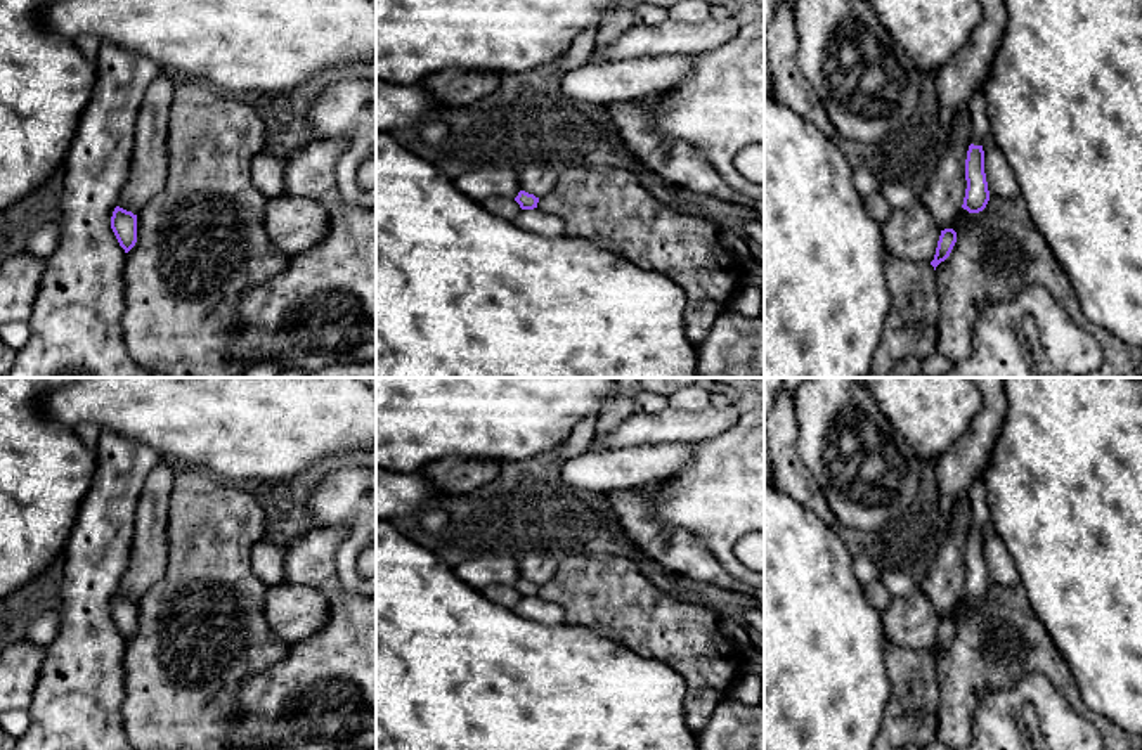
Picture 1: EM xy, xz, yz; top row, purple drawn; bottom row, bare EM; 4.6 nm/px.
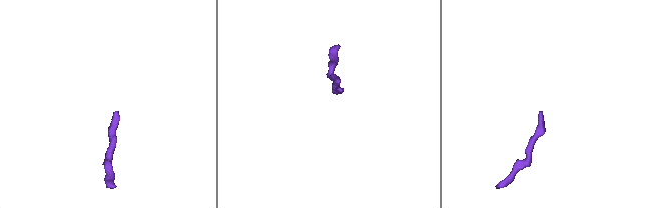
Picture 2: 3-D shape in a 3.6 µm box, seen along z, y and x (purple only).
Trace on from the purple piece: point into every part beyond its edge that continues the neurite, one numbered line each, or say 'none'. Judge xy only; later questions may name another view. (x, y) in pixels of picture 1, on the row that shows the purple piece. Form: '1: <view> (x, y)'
none

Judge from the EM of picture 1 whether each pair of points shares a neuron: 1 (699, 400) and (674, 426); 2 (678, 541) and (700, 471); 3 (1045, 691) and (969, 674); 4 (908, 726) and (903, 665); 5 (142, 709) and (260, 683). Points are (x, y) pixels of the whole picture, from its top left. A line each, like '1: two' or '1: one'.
1: two
2: two
3: two
4: one
5: two

